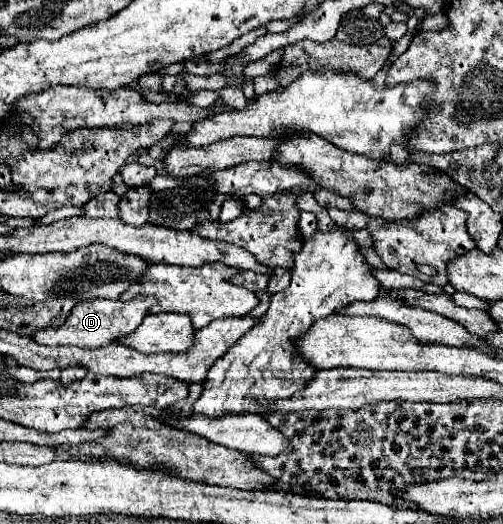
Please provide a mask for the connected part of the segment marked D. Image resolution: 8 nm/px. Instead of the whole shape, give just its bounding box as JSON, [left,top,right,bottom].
[31,297,157,349]

